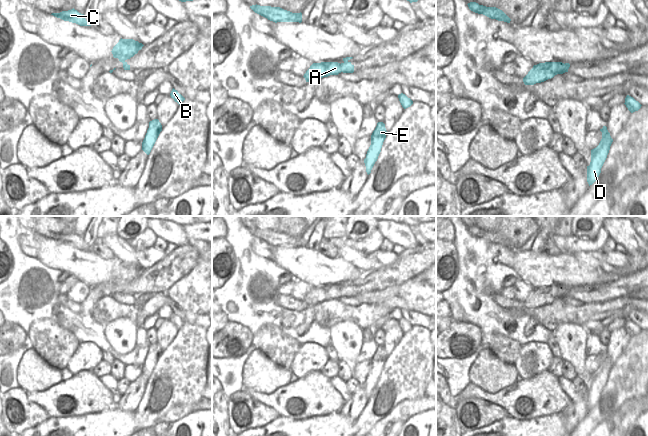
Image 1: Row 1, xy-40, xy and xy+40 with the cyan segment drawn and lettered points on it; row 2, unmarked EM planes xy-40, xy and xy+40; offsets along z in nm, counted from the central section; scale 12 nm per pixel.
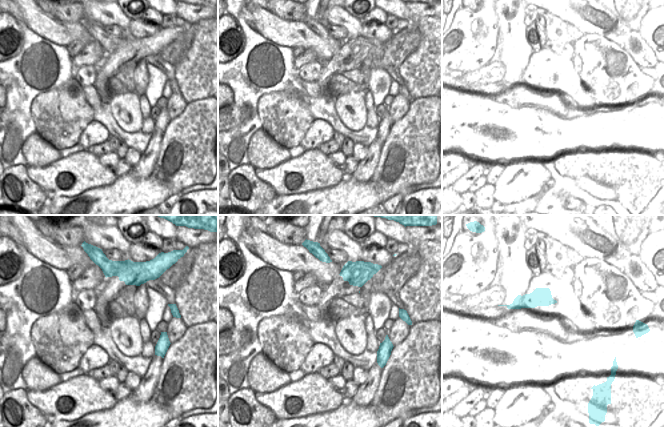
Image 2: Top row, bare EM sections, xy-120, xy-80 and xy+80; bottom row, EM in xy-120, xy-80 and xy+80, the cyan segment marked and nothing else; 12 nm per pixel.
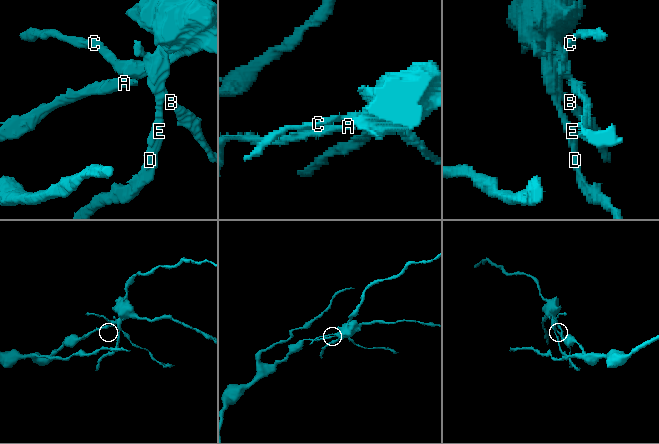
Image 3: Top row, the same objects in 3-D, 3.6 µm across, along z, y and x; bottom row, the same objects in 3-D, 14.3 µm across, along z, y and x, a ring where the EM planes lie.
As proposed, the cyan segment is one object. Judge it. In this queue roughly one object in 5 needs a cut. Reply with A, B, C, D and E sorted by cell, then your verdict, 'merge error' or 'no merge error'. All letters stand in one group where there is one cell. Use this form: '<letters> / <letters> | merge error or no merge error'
A / B C D E | merge error

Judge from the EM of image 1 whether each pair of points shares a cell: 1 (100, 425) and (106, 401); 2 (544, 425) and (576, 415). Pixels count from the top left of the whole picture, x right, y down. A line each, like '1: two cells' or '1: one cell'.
1: two cells
2: two cells

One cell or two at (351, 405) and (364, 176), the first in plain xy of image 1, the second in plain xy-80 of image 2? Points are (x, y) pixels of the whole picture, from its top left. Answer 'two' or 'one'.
one

